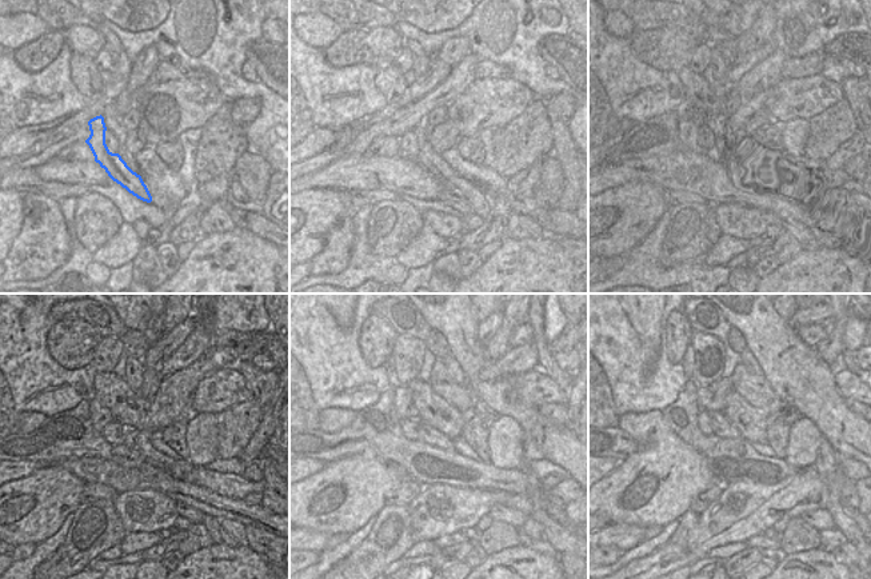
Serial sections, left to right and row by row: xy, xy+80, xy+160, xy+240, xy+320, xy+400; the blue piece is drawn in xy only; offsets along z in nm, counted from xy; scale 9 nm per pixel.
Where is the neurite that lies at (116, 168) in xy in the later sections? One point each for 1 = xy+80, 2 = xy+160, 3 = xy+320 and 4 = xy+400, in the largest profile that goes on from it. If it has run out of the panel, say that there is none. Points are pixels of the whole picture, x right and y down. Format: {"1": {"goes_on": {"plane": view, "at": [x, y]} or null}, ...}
{"1": {"goes_on": {"plane": "xy+80", "at": [446, 196]}}, "2": {"goes_on": {"plane": "xy+160", "at": [771, 218]}}, "3": {"goes_on": {"plane": "xy+320", "at": [515, 518]}}, "4": {"goes_on": {"plane": "xy+400", "at": [820, 519]}}}

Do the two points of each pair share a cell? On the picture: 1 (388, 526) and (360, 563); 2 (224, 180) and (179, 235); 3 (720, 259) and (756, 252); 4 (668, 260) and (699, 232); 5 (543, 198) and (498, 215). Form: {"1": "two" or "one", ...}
{"1": "one", "2": "one", "3": "two", "4": "one", "5": "two"}

